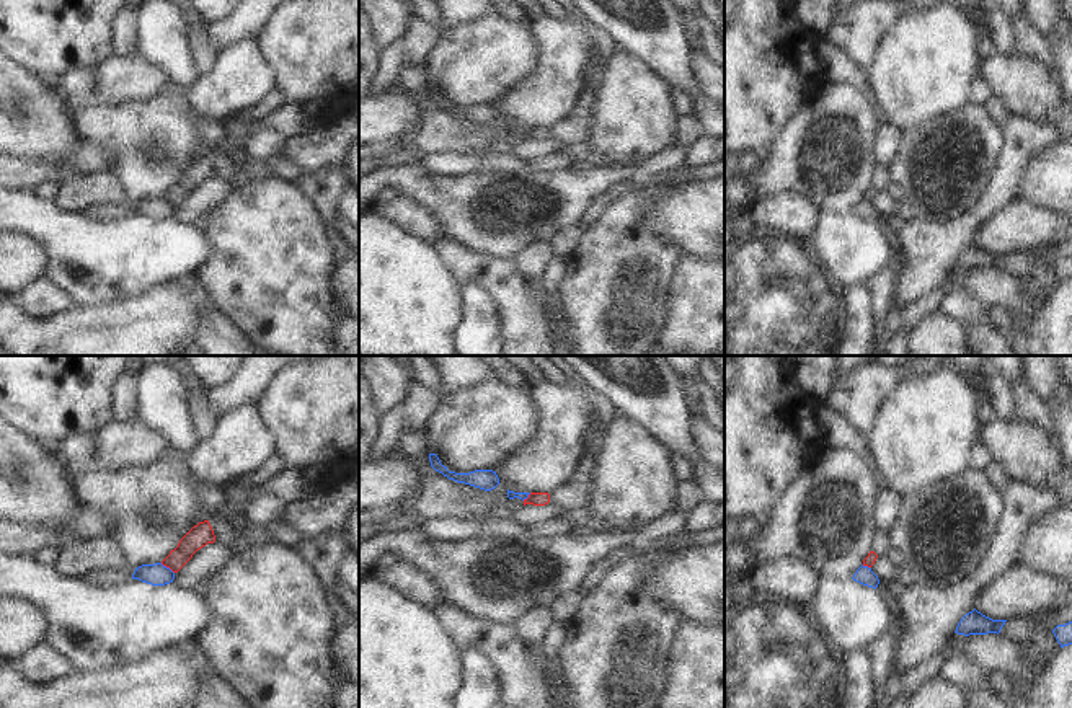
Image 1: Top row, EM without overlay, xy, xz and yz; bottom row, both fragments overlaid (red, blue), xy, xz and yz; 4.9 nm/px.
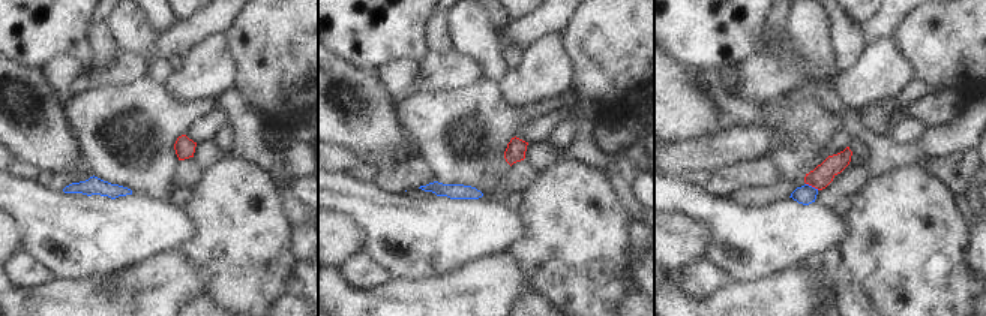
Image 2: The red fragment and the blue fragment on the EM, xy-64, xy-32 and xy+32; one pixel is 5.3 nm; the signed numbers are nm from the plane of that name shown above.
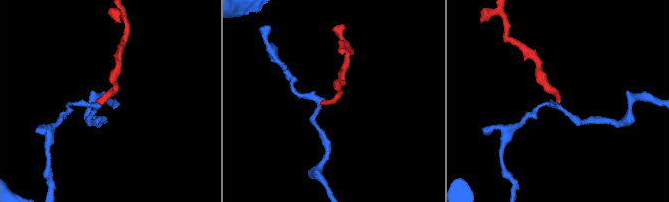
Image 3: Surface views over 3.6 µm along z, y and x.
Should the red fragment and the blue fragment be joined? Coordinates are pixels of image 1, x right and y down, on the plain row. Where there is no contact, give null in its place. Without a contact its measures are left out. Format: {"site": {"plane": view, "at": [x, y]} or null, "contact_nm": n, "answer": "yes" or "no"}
{"site": {"plane": "xy", "at": [167, 201]}, "contact_nm": 90, "answer": "no"}

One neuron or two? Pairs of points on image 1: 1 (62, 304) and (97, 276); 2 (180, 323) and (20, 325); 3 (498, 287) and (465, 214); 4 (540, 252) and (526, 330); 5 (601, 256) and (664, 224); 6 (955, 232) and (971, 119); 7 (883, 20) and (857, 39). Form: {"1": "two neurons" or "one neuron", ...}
{"1": "two neurons", "2": "one neuron", "3": "two neurons", "4": "two neurons", "5": "two neurons", "6": "two neurons", "7": "one neuron"}

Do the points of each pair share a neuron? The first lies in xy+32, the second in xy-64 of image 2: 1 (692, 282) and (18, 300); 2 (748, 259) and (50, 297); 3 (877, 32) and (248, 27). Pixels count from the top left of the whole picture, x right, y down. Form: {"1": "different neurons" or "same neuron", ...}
{"1": "different neurons", "2": "different neurons", "3": "different neurons"}

